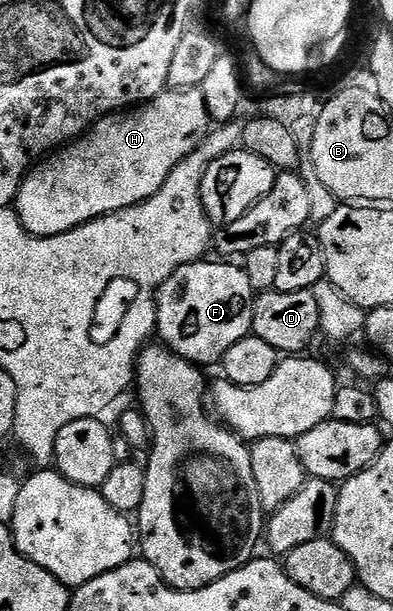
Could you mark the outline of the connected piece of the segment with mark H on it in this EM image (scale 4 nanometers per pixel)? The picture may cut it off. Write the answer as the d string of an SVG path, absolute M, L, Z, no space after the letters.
M201 88L170 89L125 111L109 113L91 125L81 137L61 146L31 168L18 188L18 218L33 237L55 237L78 225L95 221L98 217L139 205L141 201L156 195L174 168L185 157L192 155L192 151L196 151L196 147L200 147L206 137L211 136L210 127L212 120Z

